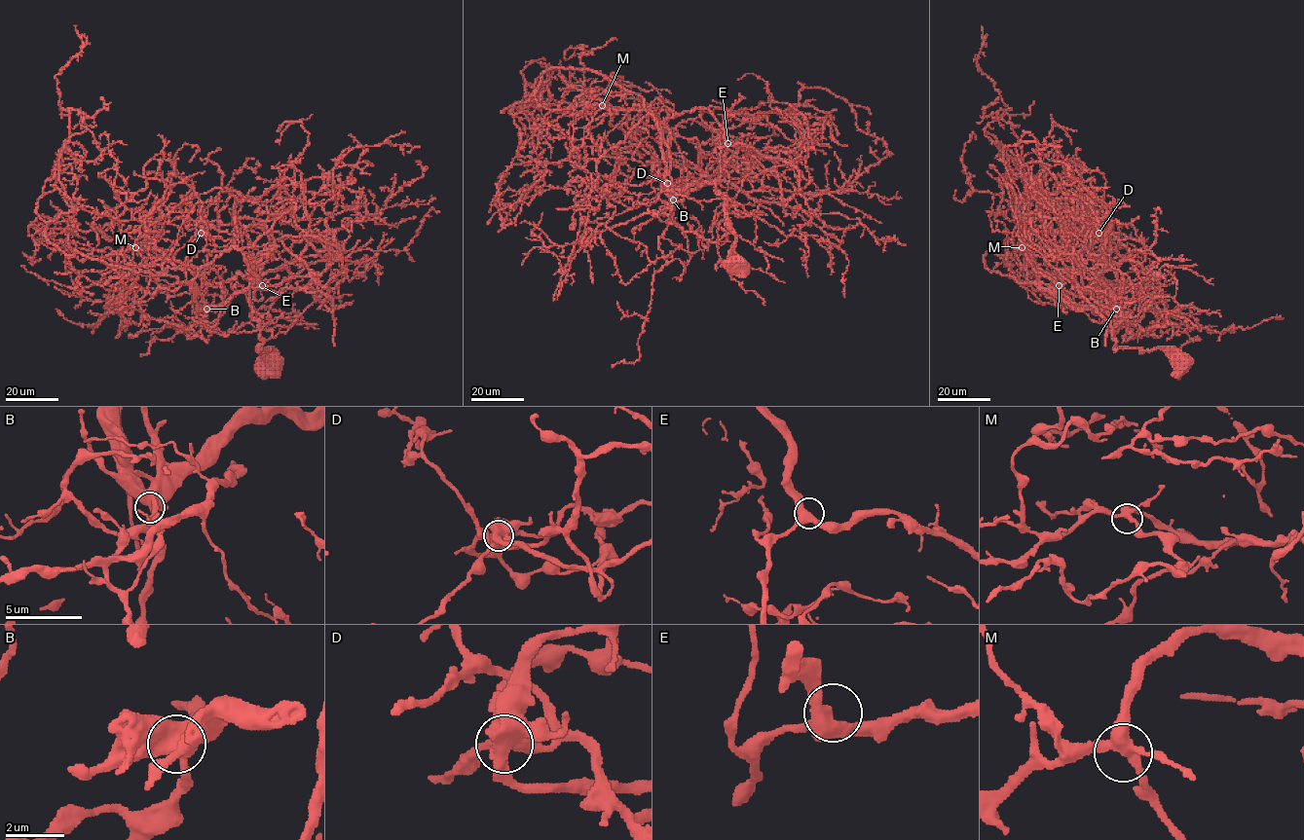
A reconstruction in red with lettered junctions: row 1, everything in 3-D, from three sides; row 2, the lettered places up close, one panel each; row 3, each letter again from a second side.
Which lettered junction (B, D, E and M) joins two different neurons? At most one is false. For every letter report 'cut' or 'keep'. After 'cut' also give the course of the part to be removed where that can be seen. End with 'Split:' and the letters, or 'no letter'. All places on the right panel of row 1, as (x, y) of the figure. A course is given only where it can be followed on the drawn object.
B: keep
D: cut | (1099, 233), (1102, 239), (1090, 226), (1086, 243), (1072, 257), (1078, 290), (1121, 290), (1161, 276), (1140, 266)
E: keep
M: keep
Split: D

